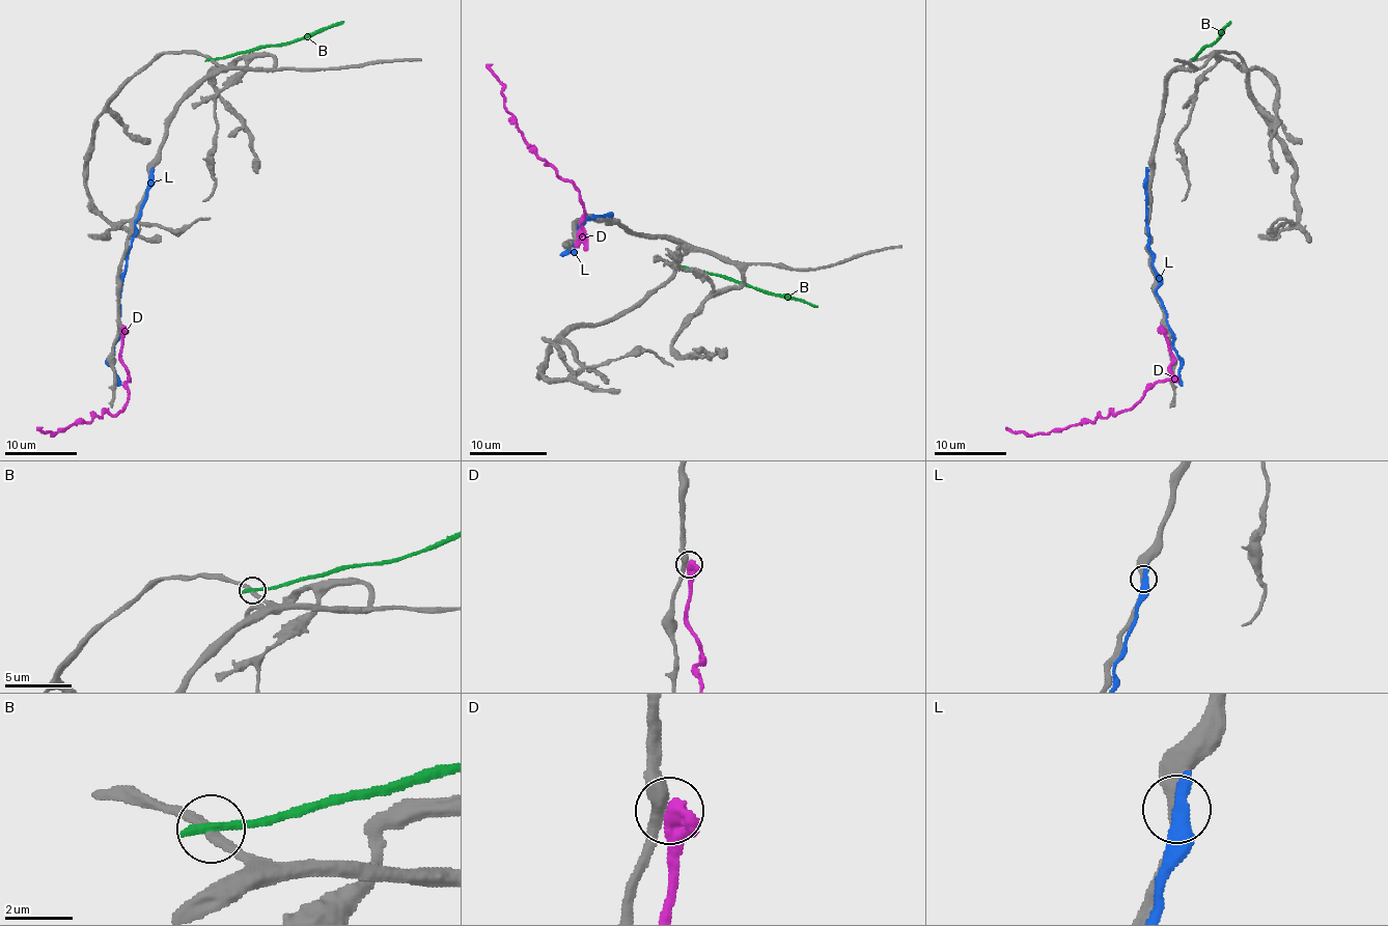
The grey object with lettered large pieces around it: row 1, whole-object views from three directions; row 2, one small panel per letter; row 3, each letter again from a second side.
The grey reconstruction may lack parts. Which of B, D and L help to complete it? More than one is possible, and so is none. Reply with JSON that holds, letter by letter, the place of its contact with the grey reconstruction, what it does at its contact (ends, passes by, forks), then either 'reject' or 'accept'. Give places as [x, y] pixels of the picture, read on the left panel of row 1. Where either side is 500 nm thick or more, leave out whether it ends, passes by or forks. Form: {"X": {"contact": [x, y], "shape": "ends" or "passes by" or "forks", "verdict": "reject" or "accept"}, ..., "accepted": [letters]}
{"B": {"contact": [212, 59], "shape": "ends", "verdict": "reject"}, "D": {"contact": [121, 328], "verdict": "reject"}, "L": {"contact": [150, 175], "shape": "ends", "verdict": "reject"}, "accepted": []}

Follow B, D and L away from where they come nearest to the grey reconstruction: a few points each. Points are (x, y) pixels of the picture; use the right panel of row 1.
B: (1192, 59), (1204, 46), (1212, 45), (1230, 21)
D: (1163, 328), (1172, 376), (1156, 382), (1129, 409), (1094, 421), (1053, 428), (1048, 433), (1011, 432), (1006, 426)
L: (1148, 176), (1147, 235), (1153, 252), (1153, 270), (1158, 281), (1158, 297), (1180, 360), (1182, 385)

